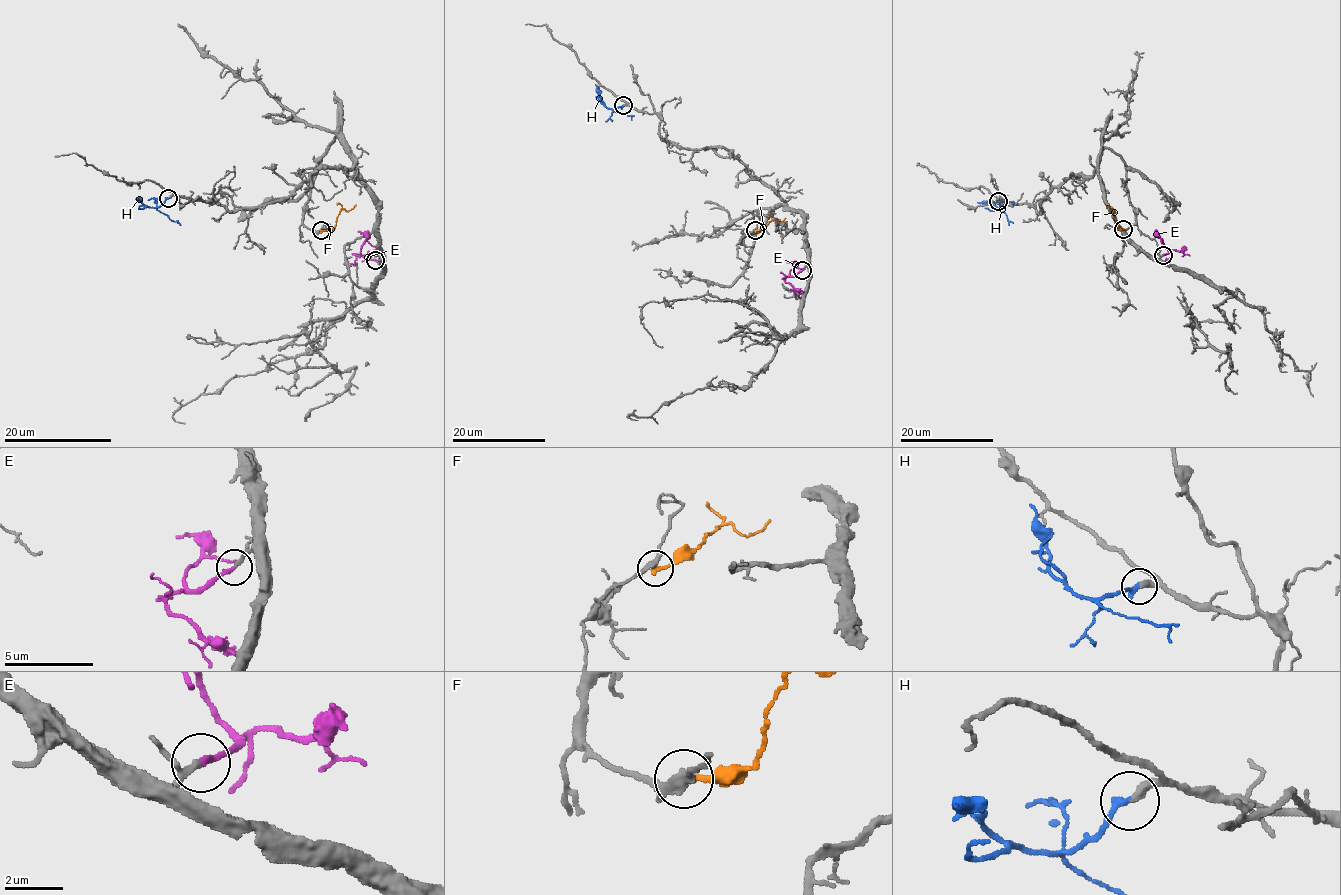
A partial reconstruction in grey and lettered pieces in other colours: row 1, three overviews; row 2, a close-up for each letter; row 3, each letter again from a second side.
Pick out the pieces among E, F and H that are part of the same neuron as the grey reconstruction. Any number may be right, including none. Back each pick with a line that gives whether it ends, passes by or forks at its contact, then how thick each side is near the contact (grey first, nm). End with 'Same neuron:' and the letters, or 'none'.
E: It ends there. Thickness 160 nm (grey) against 220 nm
H: It ends there. Thickness 340 nm (grey) against 280 nm
Same neuron: E, H

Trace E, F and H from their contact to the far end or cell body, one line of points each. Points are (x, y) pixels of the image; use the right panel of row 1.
E: (1163, 255), (1174, 249), (1181, 251), (1184, 246)
F: (1124, 230), (1117, 225), (1111, 206)
H: (998, 202), (1002, 210), (988, 202), (977, 202)

